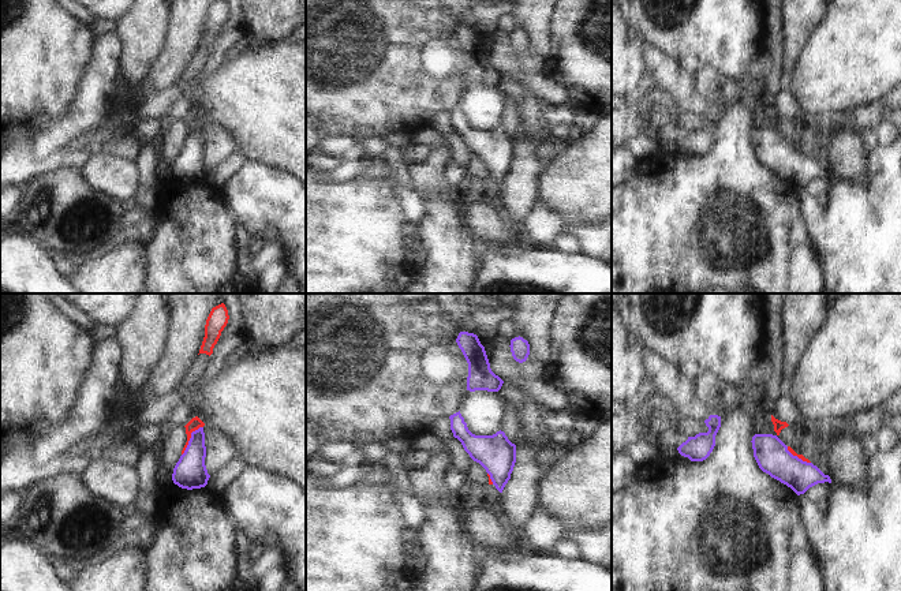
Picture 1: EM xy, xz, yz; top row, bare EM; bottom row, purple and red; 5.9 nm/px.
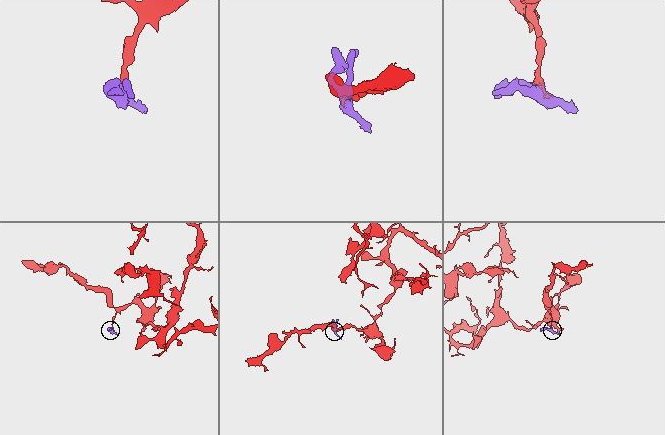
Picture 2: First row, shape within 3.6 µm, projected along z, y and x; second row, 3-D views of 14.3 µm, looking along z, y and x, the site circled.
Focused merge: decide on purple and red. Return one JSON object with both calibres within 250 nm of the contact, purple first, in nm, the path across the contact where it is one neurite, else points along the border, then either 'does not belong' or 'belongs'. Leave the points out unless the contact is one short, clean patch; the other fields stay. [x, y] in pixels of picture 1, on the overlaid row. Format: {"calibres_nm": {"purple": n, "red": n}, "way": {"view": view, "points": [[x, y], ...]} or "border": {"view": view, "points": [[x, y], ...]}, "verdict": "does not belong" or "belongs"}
{"calibres_nm": {"purple": 190, "red": 70}, "way": {"view": "xy", "points": [[190, 472], [190, 438], [194, 423]]}, "verdict": "belongs"}

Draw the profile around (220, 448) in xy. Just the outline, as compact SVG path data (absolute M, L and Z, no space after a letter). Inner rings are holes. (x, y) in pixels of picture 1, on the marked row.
M203 426L206 457L205 465L209 475L220 471L236 456L240 456L236 442L224 431L212 426Z

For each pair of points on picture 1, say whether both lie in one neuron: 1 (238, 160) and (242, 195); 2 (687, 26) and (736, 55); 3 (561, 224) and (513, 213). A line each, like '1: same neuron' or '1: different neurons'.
1: different neurons
2: same neuron
3: different neurons

